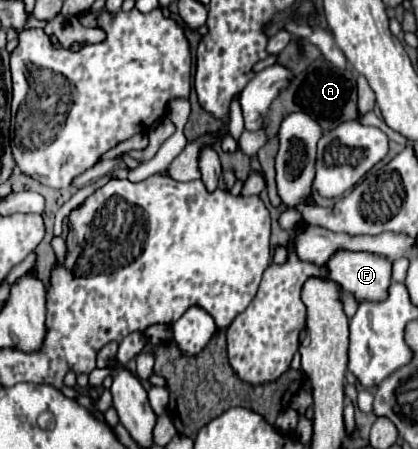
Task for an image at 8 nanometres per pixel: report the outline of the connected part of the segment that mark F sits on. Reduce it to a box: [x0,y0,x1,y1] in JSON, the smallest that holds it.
[328,250,392,302]

